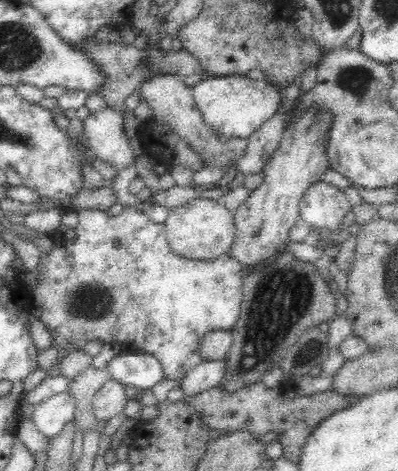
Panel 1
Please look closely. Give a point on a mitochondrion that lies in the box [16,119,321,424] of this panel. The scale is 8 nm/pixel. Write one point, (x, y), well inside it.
(281, 298)

